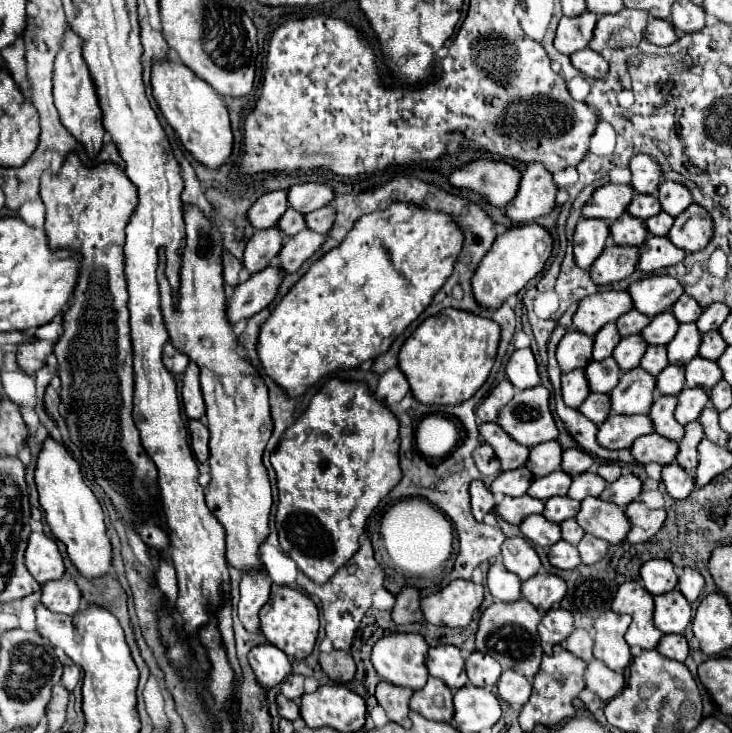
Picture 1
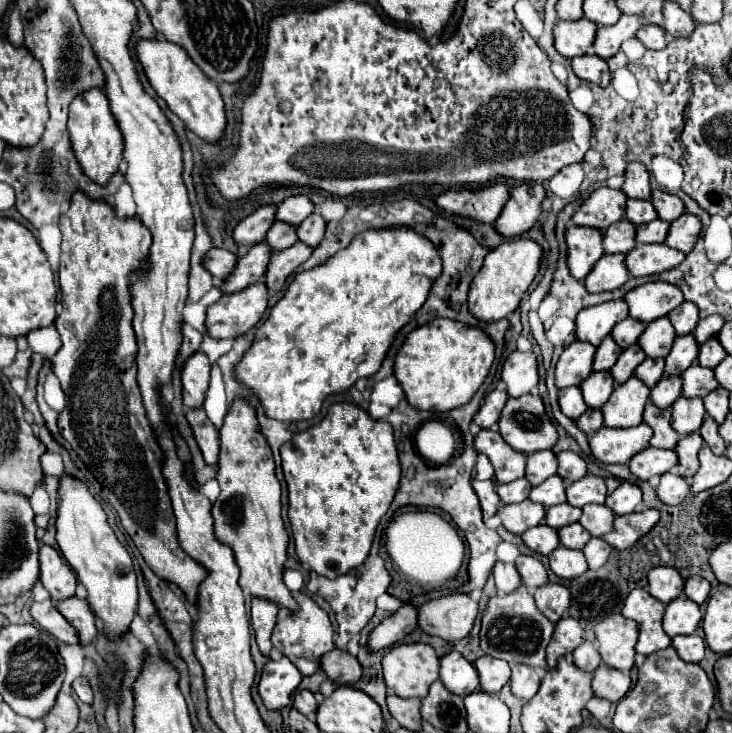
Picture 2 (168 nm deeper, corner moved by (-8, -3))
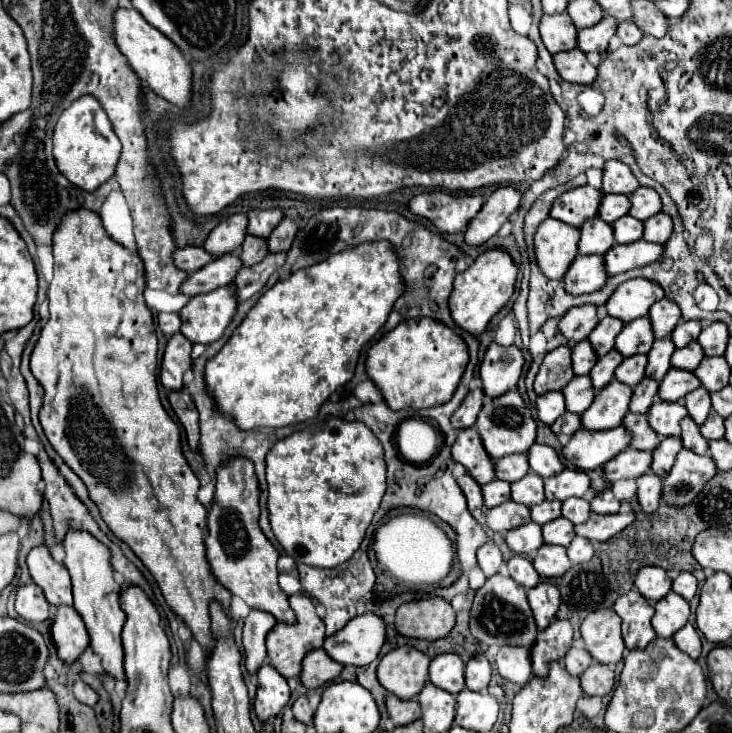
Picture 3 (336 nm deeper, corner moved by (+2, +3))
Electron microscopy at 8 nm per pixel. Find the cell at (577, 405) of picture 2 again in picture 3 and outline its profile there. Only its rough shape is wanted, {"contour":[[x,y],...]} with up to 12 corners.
{"contour":[[561,392],[539,396],[539,420],[553,424],[565,412]]}

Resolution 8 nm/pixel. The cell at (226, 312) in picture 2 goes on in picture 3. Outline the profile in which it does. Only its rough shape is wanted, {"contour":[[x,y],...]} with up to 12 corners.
{"contour":[[235,284],[193,296],[179,314],[191,342],[215,342],[235,318]]}

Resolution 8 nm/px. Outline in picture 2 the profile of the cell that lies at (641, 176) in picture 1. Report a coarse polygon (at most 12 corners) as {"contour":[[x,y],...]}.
{"contour":[[629,162],[621,190],[629,198],[651,200],[649,172]]}

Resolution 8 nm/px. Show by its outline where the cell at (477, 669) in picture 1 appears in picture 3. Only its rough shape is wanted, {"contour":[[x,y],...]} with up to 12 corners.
{"contour":[[483,654],[467,662],[465,680],[473,692],[487,690],[491,664]]}

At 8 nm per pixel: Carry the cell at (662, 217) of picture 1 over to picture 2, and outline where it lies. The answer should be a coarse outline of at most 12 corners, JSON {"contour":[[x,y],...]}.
{"contour":[[653,220],[639,224],[637,244],[663,242],[669,222]]}

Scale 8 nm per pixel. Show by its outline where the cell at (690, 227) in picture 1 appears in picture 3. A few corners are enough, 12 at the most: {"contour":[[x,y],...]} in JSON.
{"contour":[[665,212],[645,220],[643,238],[665,244],[673,220]]}

